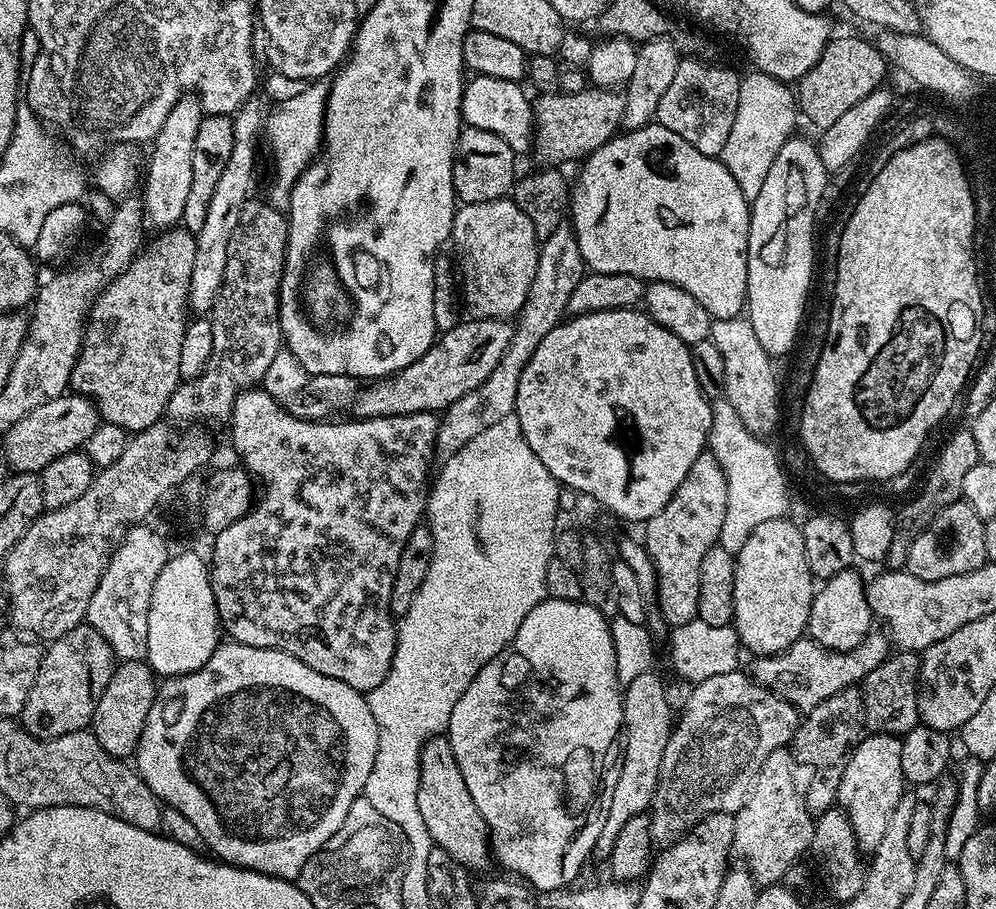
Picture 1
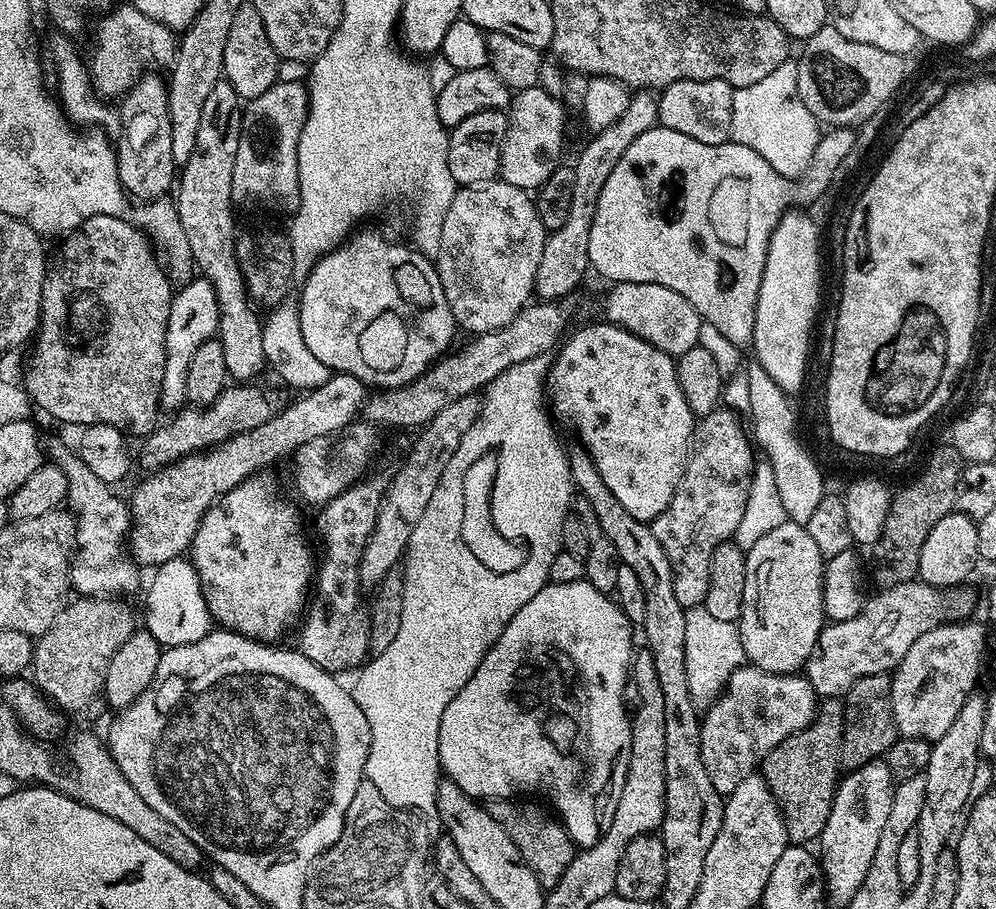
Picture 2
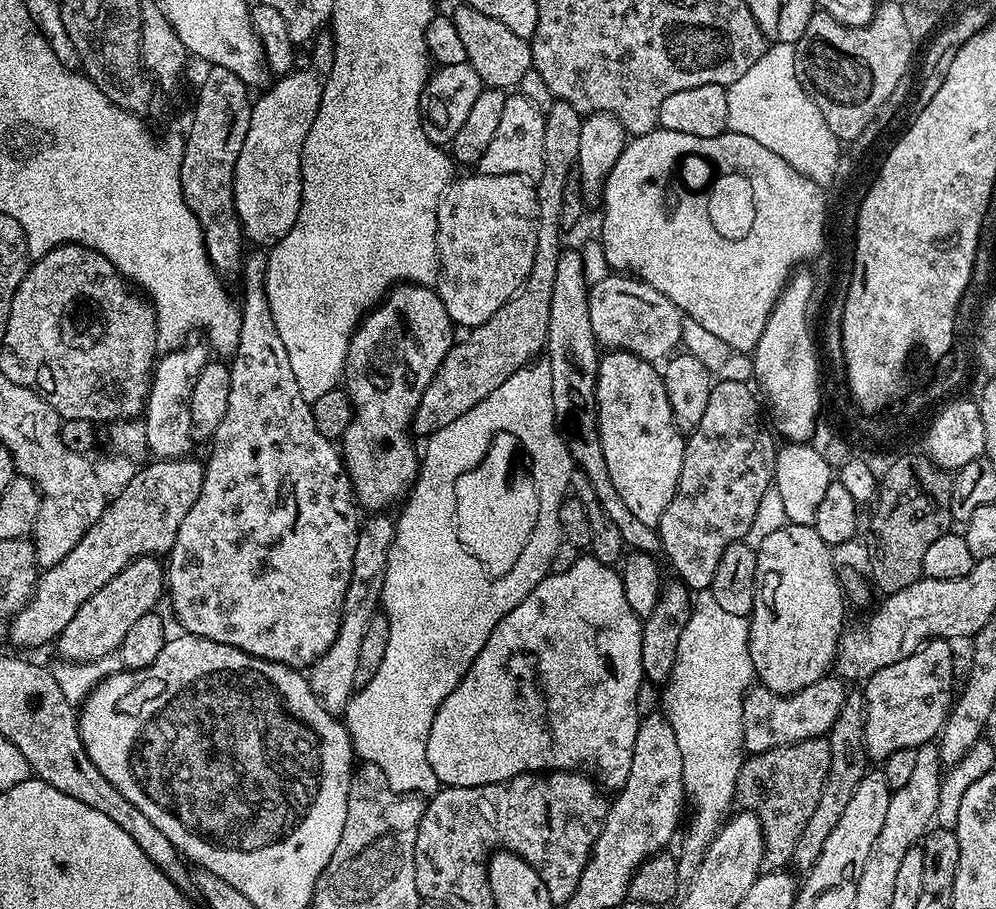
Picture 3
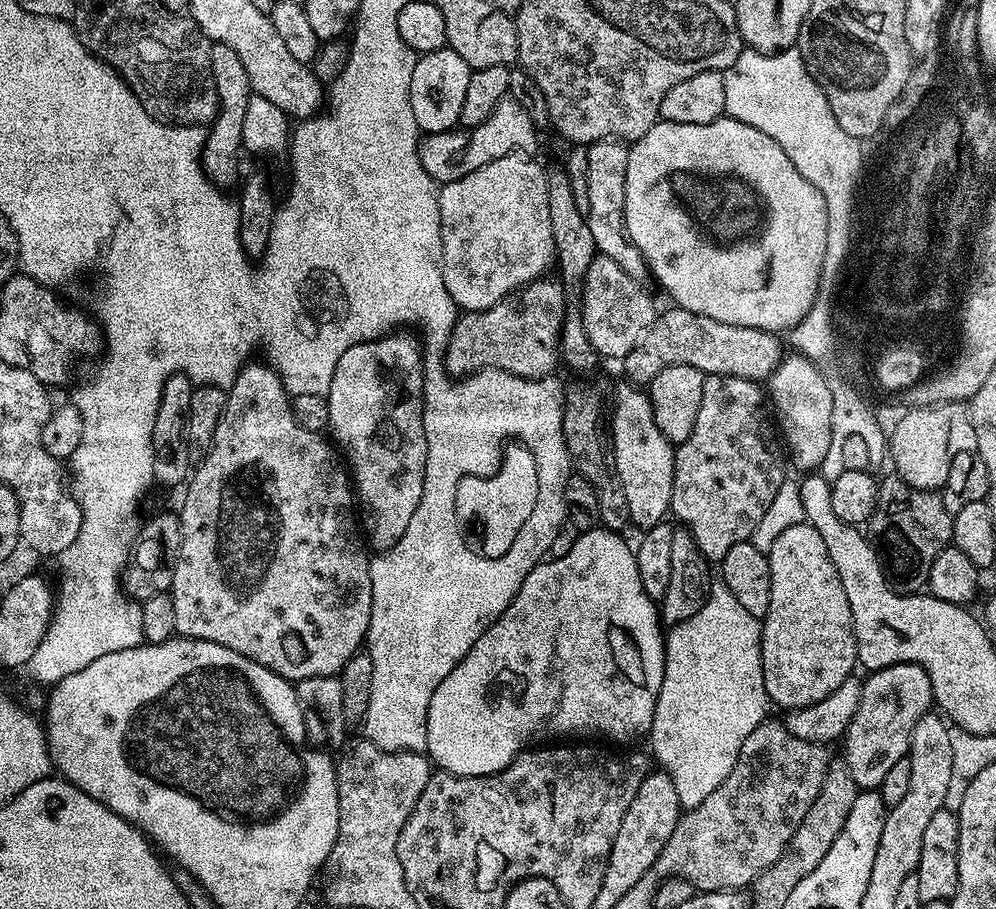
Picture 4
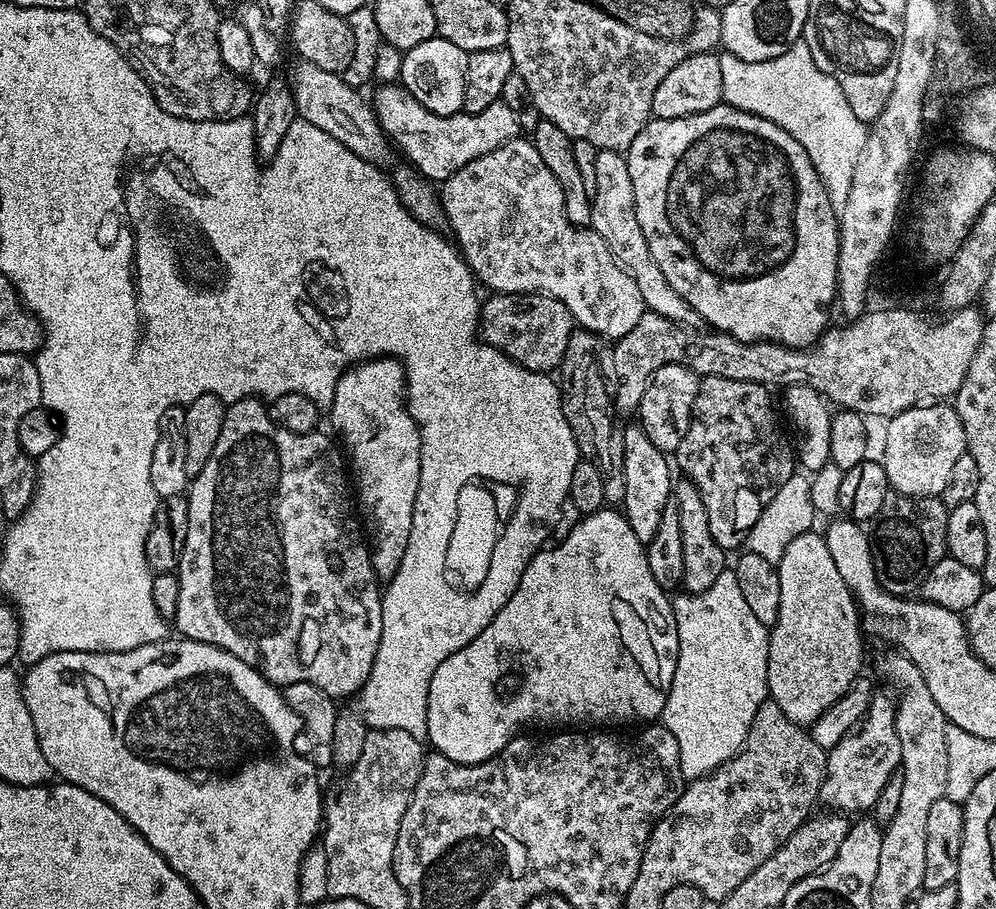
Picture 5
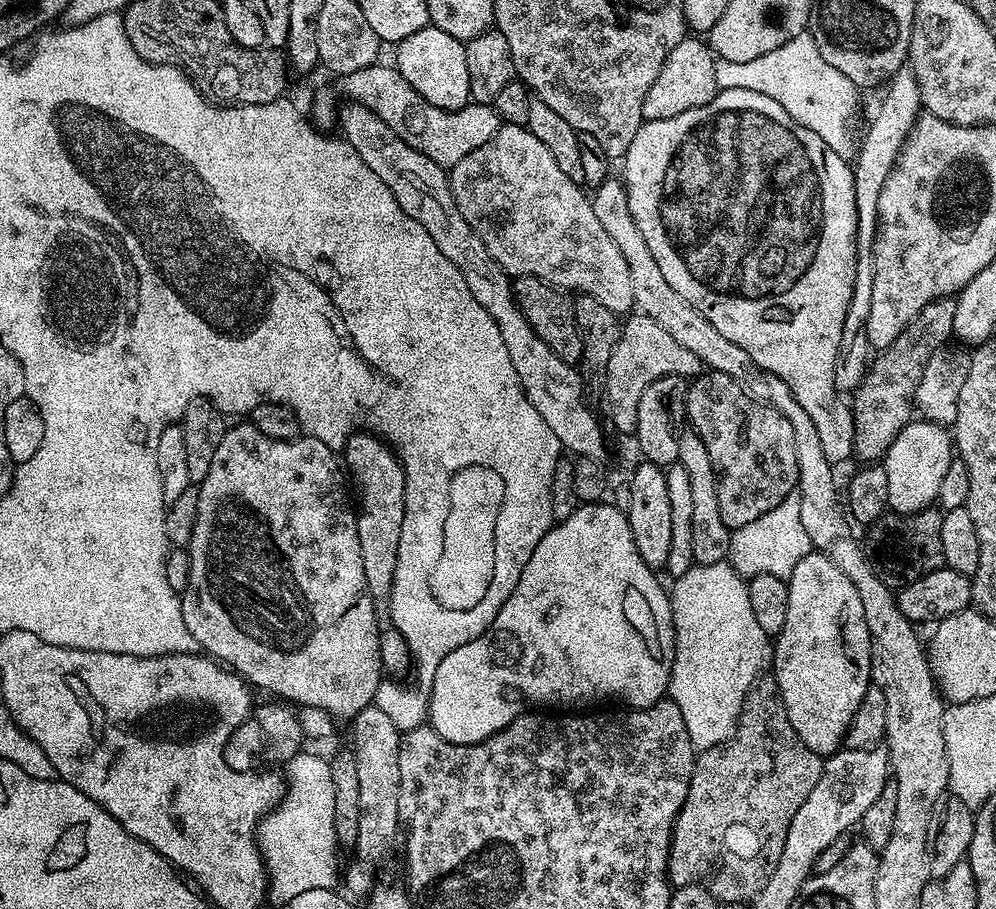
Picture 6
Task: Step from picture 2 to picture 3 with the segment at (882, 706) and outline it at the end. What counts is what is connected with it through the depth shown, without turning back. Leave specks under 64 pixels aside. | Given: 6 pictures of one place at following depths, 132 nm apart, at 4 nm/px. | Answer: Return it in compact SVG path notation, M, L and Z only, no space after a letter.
M849 691L842 702L842 710L838 710L838 718L834 718L834 726L826 737L830 742L830 770L822 786L822 798L818 798L818 806L814 806L814 814L810 814L810 822L806 822L801 836L798 837L798 846L794 846L791 867L797 873L807 874L818 862L822 846L826 846L826 838L830 838L834 826L838 826L846 805L850 803L850 797L854 790L858 790L858 782L862 782L864 773L869 771L868 751L864 748L865 726L866 702L863 691Z

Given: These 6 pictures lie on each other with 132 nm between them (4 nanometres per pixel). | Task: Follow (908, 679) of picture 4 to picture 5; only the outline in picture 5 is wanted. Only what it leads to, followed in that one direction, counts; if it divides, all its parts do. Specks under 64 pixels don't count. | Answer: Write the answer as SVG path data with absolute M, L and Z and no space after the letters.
M880 694L873 695L870 706L866 710L864 719L856 725L852 731L846 734L846 738L842 738L842 742L838 742L838 746L827 749L828 761L826 762L826 770L824 771L824 781L820 787L820 799L819 803L823 805L825 809L835 810L845 814L853 814L852 812L860 812L856 814L864 814L867 810L875 809L878 802L878 794L882 794L882 786L886 786L886 778L890 778L890 774L894 774L900 767L900 743L898 742L898 730L896 729L896 700L893 697L880 696Z

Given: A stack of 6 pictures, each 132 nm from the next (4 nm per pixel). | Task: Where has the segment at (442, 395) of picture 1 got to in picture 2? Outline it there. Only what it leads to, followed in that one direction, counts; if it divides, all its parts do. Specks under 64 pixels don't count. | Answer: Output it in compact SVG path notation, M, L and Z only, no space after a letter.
M338 372L329 375L327 382L317 388L309 388L303 394L293 399L280 414L270 418L270 422L262 422L262 426L254 426L254 430L246 430L237 436L231 436L228 440L214 448L192 453L191 456L183 456L181 460L168 465L166 468L157 468L136 488L136 493L130 496L130 511L132 514L132 526L126 541L127 551L131 559L137 565L152 564L159 566L179 560L192 547L192 539L202 522L202 518L212 508L213 504L220 499L224 493L234 490L249 476L255 476L261 470L268 470L271 464L276 464L280 459L291 457L306 442L314 442L314 438L323 436L335 437L336 433L342 431L345 426L353 423L363 413L364 402L370 395L369 389L358 378L354 378L348 372Z

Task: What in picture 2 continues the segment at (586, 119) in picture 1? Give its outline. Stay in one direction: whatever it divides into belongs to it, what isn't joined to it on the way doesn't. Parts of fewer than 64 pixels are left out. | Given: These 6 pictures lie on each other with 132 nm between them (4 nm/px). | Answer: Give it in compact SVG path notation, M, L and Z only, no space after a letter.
M539 86L521 88L511 97L506 109L508 129L502 142L499 179L525 190L543 189L546 178L561 163L564 152L564 115L566 109L557 97Z

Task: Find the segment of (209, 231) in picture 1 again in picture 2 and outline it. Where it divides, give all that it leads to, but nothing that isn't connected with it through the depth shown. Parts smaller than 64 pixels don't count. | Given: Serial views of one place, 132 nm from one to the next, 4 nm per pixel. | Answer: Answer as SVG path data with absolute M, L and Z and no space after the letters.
M189 279L187 281L189 284L181 292L179 289L173 295L170 306L170 318L166 326L166 370L162 370L162 394L160 395L160 407L168 414L185 407L188 398L186 374L190 371L194 350L198 350L202 342L213 339L220 330L220 311L214 286L209 280L195 279Z

